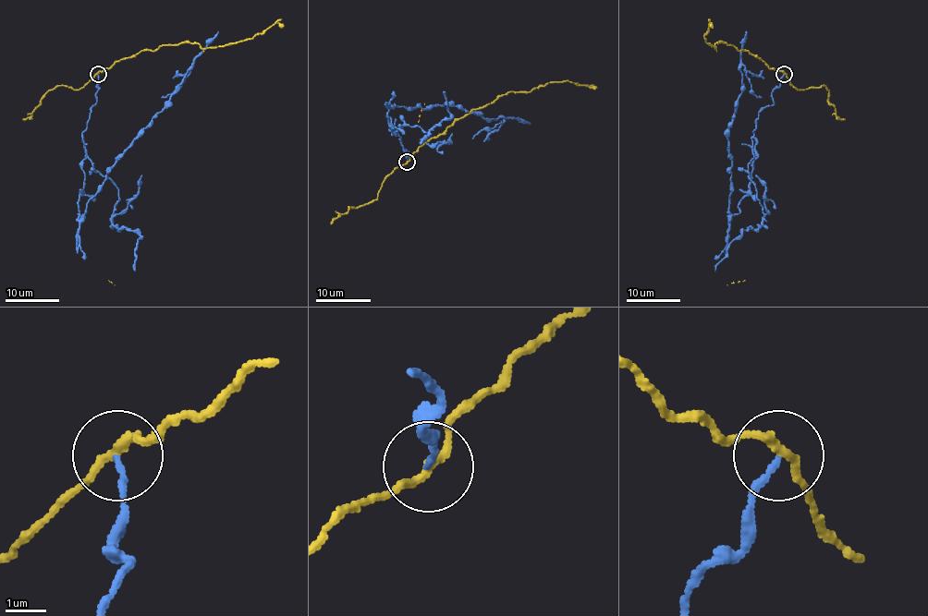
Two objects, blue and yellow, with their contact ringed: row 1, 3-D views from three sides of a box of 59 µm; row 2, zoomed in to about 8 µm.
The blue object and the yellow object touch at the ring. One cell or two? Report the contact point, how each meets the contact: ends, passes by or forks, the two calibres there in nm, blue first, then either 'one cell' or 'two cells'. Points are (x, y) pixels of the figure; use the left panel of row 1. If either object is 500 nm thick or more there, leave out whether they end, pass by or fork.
at (98, 74); blue ends there; yellow passes by; 150 nm thick on the blue side, 220 nm on the other; two cells

